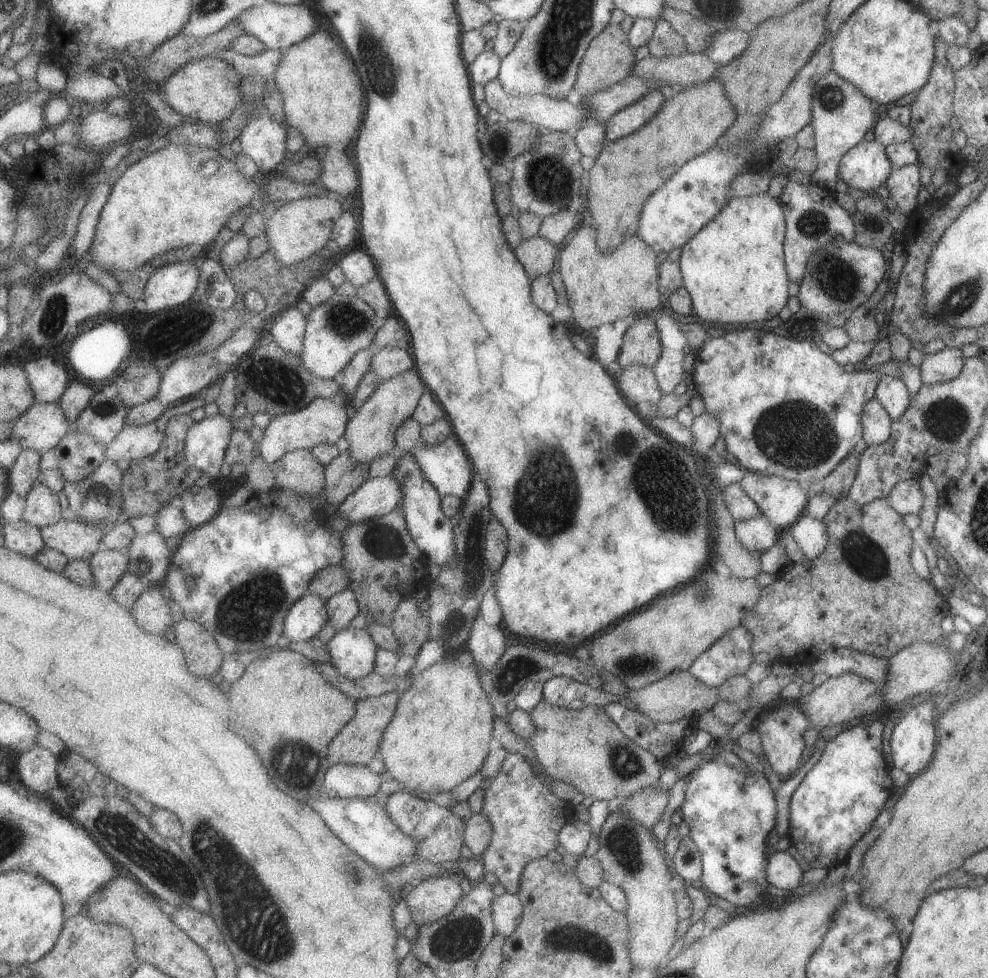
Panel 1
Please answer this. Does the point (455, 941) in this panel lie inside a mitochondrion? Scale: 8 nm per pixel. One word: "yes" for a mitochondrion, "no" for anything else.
yes

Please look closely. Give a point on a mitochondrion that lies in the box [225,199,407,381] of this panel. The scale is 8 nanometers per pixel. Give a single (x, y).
(346, 319)

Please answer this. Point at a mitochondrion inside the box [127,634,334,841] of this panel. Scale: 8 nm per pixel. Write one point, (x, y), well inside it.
(294, 762)

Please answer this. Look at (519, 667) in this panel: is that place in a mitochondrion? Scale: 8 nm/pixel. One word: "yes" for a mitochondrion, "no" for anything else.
yes

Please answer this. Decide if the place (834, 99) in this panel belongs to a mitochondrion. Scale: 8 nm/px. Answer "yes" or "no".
yes

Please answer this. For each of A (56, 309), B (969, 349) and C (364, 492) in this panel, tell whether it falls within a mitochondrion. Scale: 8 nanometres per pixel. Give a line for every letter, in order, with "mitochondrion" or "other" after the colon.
A: mitochondrion
B: other
C: other

